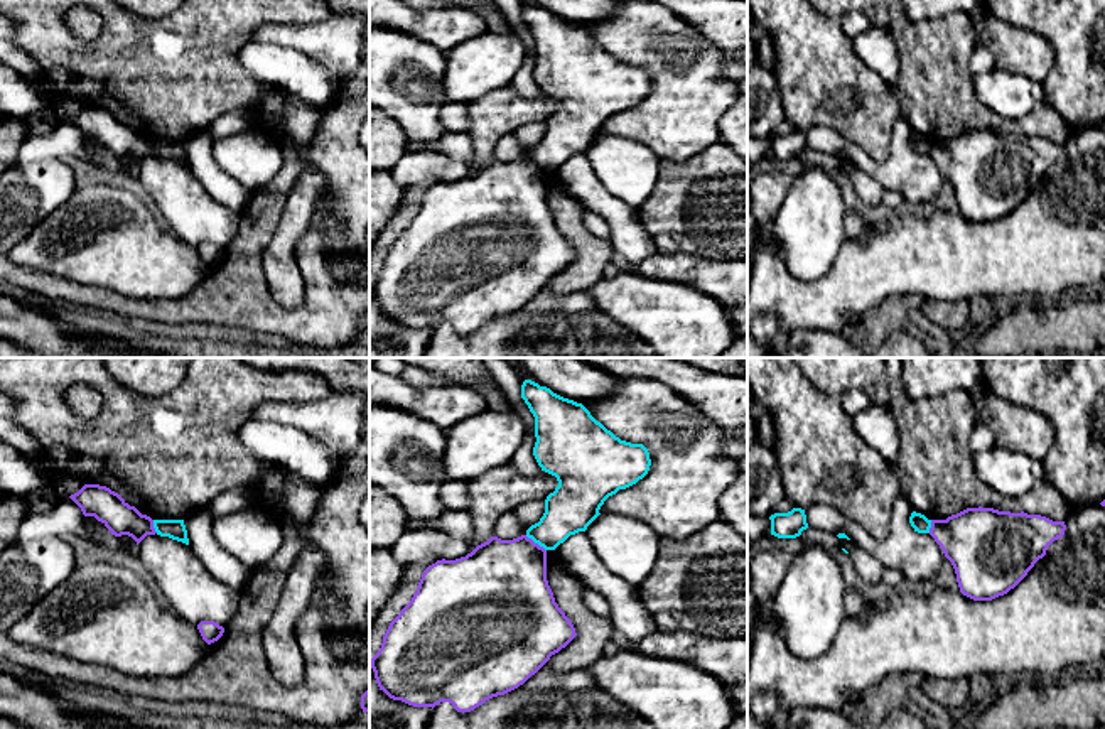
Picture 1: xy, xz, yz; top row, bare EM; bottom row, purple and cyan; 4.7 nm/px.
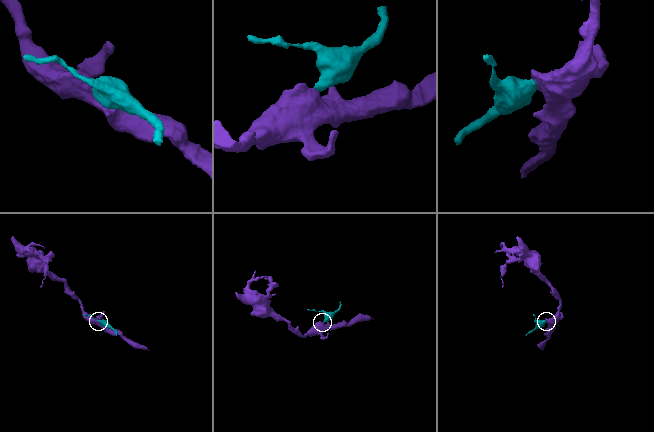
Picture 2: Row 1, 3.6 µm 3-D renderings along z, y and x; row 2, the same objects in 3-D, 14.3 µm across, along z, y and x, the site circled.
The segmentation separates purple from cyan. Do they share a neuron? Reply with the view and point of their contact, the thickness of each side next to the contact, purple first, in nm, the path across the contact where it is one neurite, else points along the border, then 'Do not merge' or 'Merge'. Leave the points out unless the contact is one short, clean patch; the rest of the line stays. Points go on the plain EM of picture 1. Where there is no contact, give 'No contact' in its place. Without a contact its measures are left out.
Touches purple at xz (533, 164). Thickness 420 nm (purple) against 240 nm. Boundary: xz (525, 157), (545, 172). Do not merge

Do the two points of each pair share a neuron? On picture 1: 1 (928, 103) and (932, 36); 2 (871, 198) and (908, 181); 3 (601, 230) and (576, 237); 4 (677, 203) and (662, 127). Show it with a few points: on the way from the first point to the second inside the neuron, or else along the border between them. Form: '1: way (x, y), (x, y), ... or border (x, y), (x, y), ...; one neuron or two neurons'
1: way (928, 86), (928, 53); one neuron
2: border (852, 164), (867, 172), (883, 189); two neurons
3: border (581, 206), (582, 225), (609, 243); two neurons
4: border (706, 149), (685, 161), (662, 161); two neurons

